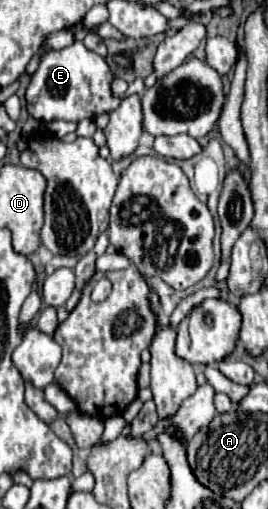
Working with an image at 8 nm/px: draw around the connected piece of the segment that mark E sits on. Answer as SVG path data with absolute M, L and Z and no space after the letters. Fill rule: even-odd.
M81 41L59 49L59 51L43 51L39 69L31 75L25 101L27 111L33 119L41 123L51 123L57 119L65 121L81 121L95 119L101 113L115 111L121 99L111 95L113 75L105 63L105 59L93 51L89 51Z

